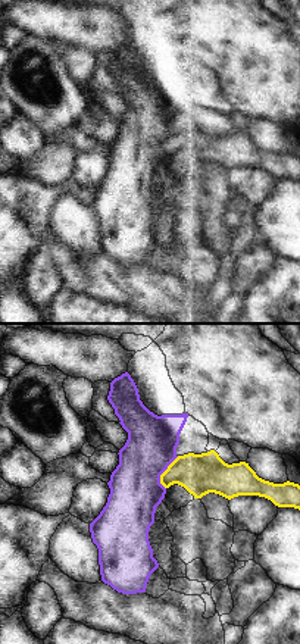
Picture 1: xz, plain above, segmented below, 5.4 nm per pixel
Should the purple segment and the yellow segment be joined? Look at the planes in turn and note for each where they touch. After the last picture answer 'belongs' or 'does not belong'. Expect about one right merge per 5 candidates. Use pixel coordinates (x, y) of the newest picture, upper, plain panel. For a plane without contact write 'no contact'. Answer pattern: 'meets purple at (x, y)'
meets purple at (163, 141)

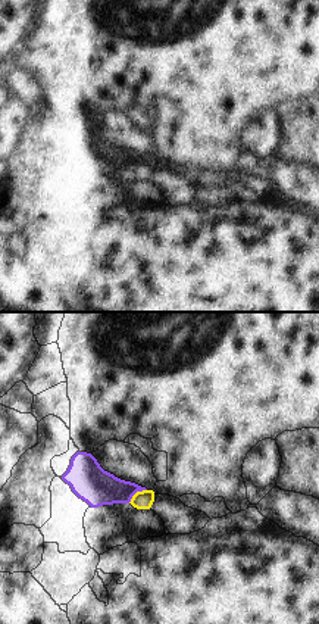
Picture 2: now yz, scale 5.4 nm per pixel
meets purple at (135, 162)

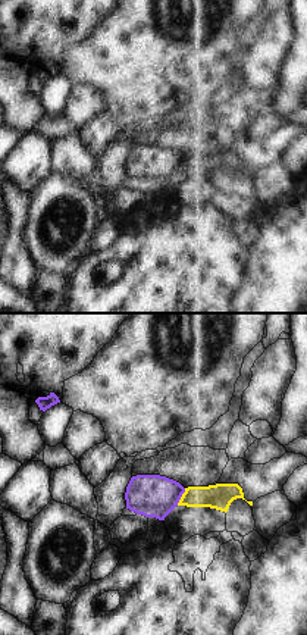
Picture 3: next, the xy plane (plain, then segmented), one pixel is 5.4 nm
meets purple at (181, 166)

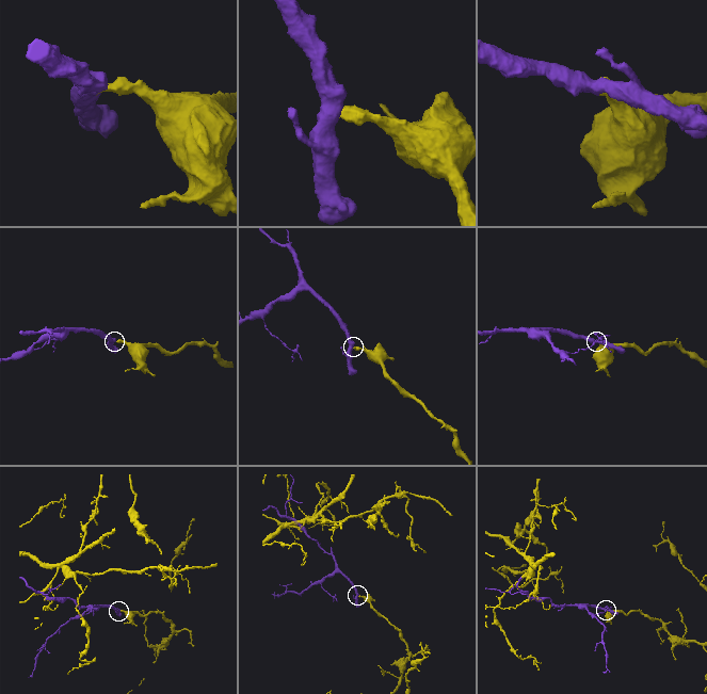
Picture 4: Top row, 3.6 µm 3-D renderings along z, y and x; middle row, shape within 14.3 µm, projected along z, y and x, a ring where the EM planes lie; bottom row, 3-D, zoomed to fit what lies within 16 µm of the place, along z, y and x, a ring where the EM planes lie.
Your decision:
does not belong

